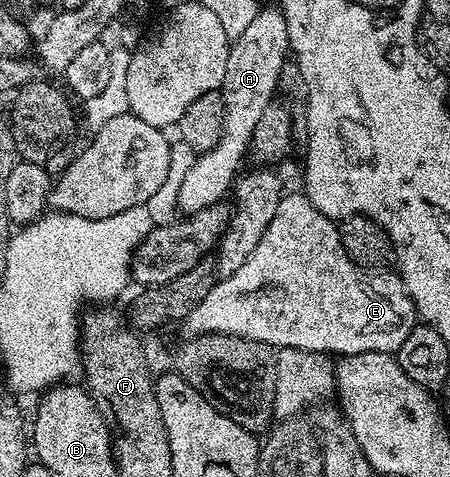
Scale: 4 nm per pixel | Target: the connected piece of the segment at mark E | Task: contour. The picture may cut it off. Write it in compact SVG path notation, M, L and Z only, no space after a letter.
M297 193L297 195L281 194L278 210L274 212L274 221L270 221L270 225L266 225L266 233L262 233L262 241L258 241L254 253L250 253L250 257L246 257L246 261L242 261L242 269L230 273L230 277L225 279L217 278L216 284L210 289L210 293L206 293L206 297L202 297L202 301L198 301L198 305L194 305L194 309L190 309L188 316L182 320L182 328L184 327L185 331L183 334L188 337L194 335L233 335L234 337L249 339L255 343L265 343L267 347L273 349L293 347L303 351L327 353L332 357L357 355L358 353L370 353L371 351L386 353L387 355L393 354L400 348L402 341L406 341L408 334L417 325L416 306L408 295L406 285L400 280L399 274L392 269L365 269L359 267L348 256L342 245L339 226L333 220L327 219L322 213L318 213L318 209L314 209L314 205L303 193Z

